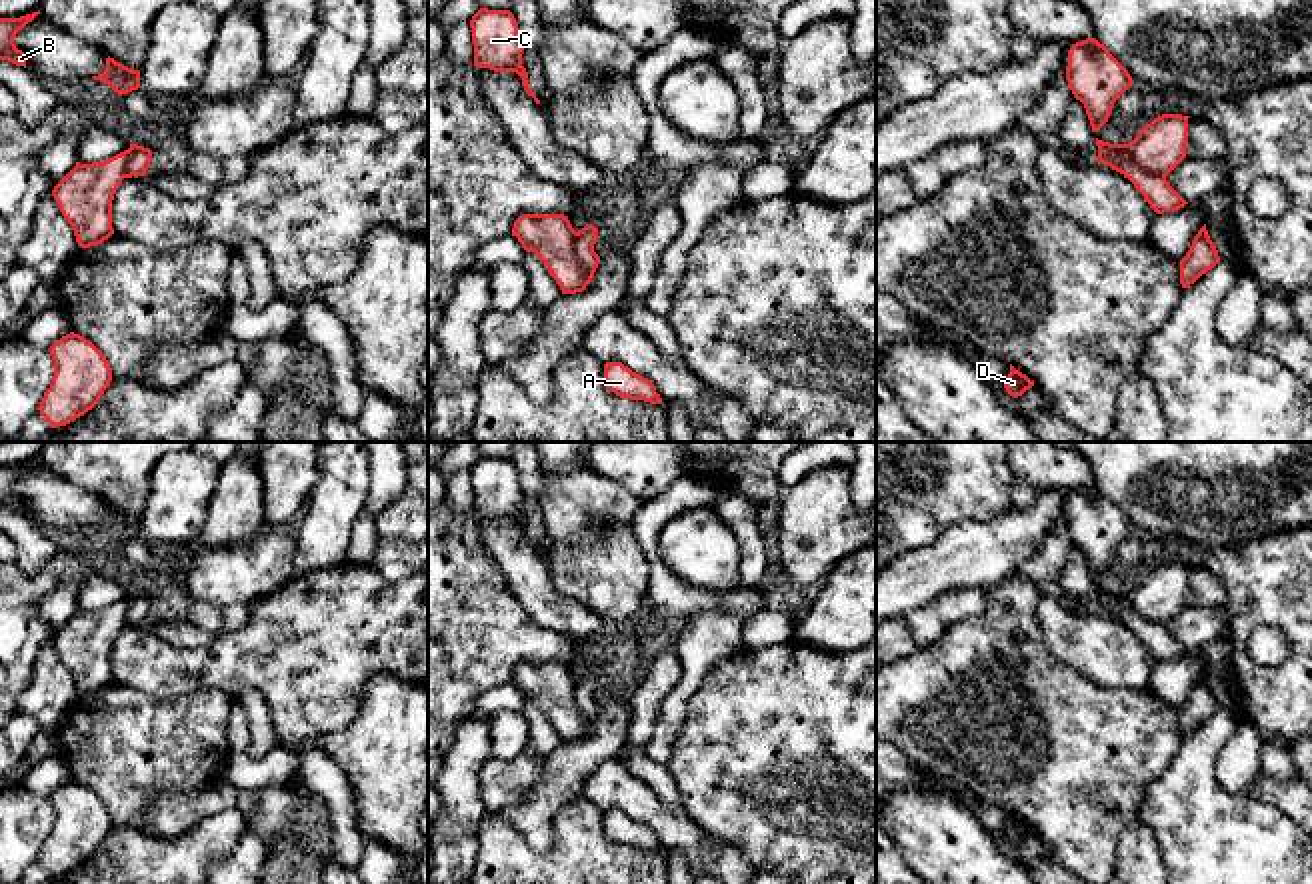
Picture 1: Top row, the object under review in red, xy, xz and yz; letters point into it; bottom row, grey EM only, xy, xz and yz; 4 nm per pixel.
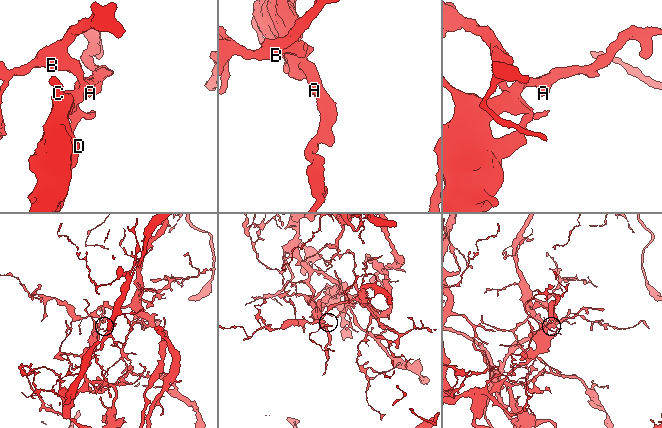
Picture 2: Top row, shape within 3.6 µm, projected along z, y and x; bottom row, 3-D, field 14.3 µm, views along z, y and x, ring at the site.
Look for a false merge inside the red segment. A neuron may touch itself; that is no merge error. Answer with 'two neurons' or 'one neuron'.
two neurons

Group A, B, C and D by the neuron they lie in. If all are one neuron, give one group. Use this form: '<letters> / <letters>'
A C D / B

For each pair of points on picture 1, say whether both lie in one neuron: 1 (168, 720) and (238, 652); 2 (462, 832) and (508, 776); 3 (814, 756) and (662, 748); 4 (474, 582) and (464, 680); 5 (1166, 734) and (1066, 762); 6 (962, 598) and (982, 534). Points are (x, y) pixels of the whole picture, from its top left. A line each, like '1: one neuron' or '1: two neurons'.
1: two neurons
2: two neurons
3: two neurons
4: one neuron
5: one neuron
6: two neurons

